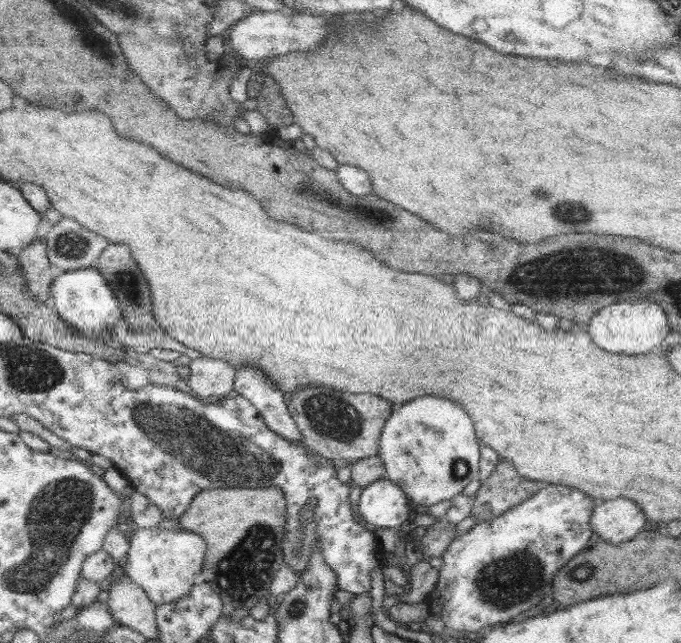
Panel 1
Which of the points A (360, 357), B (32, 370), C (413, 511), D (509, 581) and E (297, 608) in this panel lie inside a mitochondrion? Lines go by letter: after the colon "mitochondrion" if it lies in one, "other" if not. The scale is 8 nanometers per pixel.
A: other
B: mitochondrion
C: other
D: mitochondrion
E: mitochondrion

